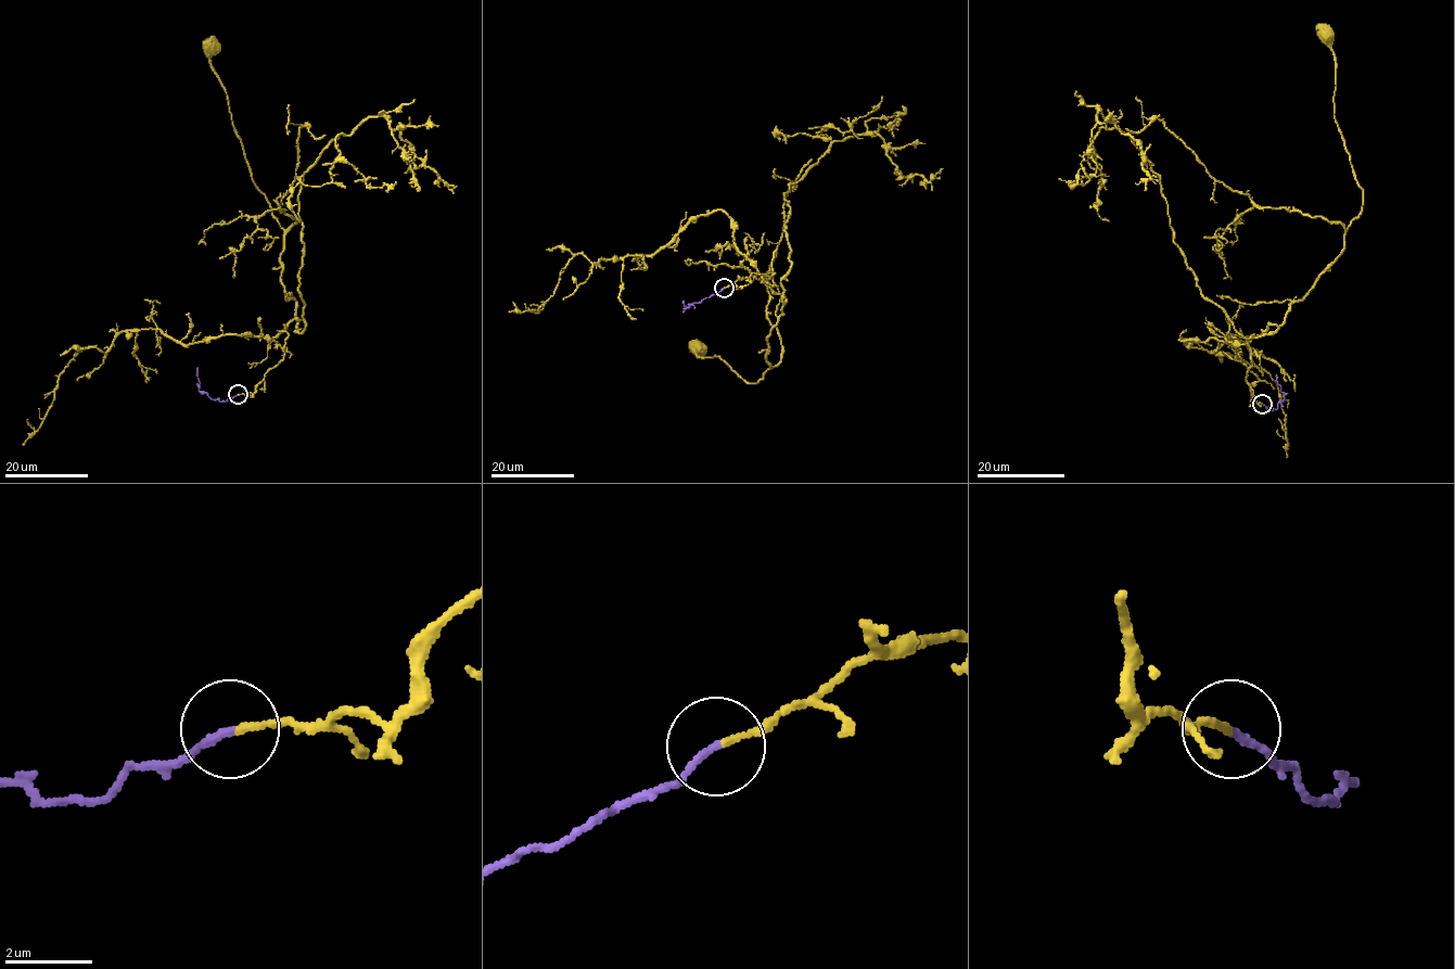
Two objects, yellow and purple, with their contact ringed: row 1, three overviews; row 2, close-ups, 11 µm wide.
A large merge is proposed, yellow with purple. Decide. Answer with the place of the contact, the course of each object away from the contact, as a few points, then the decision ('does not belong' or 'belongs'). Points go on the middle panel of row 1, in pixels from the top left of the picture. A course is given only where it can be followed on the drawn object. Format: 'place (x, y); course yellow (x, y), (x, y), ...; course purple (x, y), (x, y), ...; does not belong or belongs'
place (724, 288); course yellow (724, 288), (774, 273), (767, 282), (785, 305), (767, 336), (770, 367), (747, 383), (719, 356), (693, 352); course purple (724, 288), (685, 309), (684, 302); belongs

